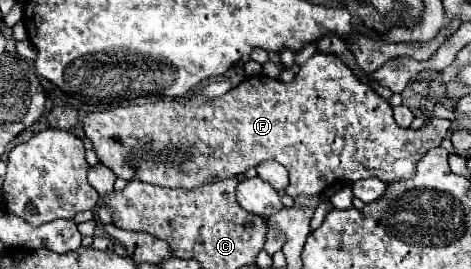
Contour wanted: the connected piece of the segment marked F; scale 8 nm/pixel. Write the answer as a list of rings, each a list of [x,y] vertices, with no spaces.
[[[323,53],[307,59],[307,63],[289,83],[271,79],[267,75],[255,75],[245,77],[237,87],[219,99],[209,101],[199,97],[187,101],[187,105],[179,105],[173,99],[161,99],[155,103],[117,106],[103,112],[89,113],[83,119],[83,131],[93,143],[99,161],[125,181],[139,179],[159,187],[193,189],[219,177],[243,175],[249,167],[275,159],[289,171],[289,187],[285,191],[293,199],[317,197],[337,181],[379,177],[385,183],[393,183],[411,179],[415,175],[417,161],[429,149],[441,145],[449,128],[449,120],[437,117],[417,131],[399,127],[393,119],[391,105],[383,97],[379,97],[371,87],[363,85],[341,61]]]

